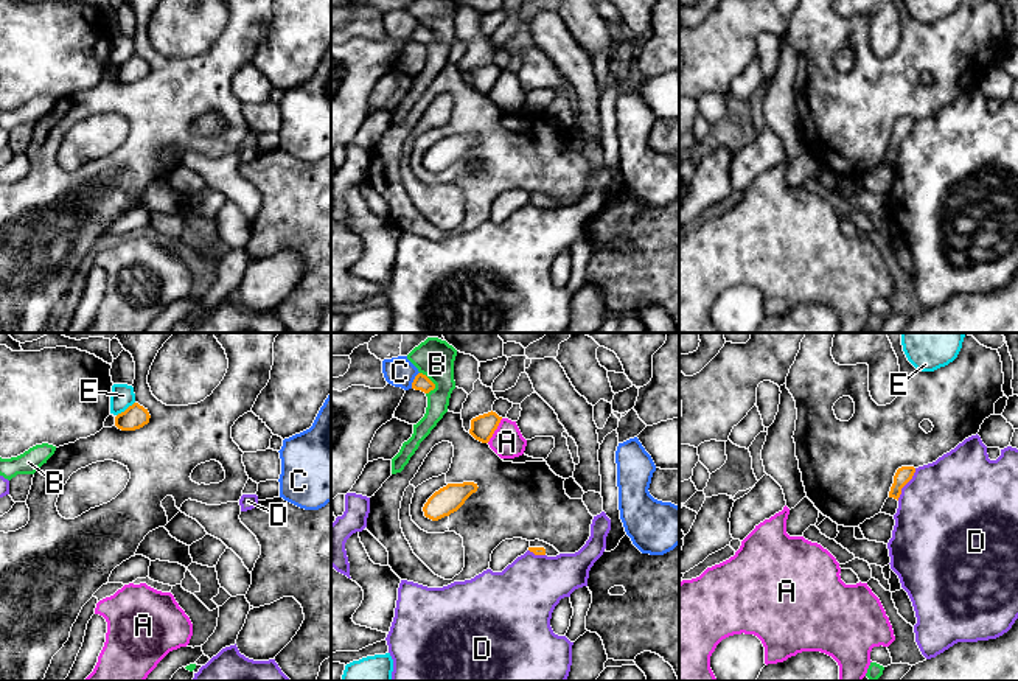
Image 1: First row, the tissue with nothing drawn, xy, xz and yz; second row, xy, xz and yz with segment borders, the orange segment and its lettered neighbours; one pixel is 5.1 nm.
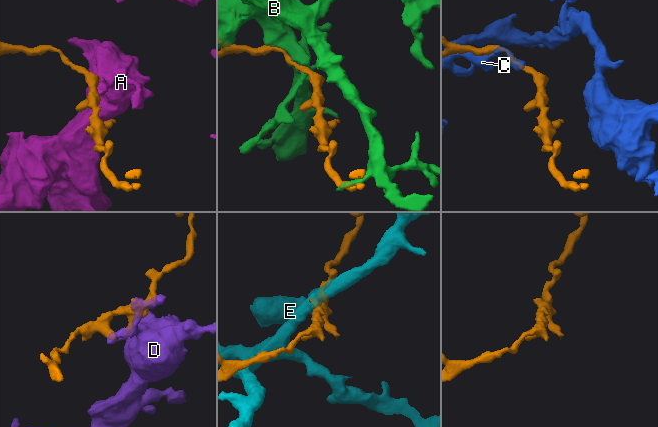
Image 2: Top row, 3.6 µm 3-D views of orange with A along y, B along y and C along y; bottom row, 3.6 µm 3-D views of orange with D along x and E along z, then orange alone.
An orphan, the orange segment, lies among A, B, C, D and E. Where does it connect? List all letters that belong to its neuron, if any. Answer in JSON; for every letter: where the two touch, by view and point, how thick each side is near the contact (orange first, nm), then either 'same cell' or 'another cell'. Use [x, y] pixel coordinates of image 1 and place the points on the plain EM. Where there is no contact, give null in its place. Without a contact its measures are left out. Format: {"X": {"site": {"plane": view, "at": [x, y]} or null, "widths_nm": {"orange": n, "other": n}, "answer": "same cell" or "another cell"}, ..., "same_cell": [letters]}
{"A": {"site": {"plane": "xz", "at": [495, 81]}, "widths_nm": {"orange": 130, "other": 170}, "answer": "another cell"}, "B": {"site": {"plane": "xz", "at": [432, 34]}, "widths_nm": {"orange": 80, "other": 170}, "answer": "another cell"}, "C": {"site": {"plane": "xz", "at": [414, 31]}, "widths_nm": {"orange": 80, "other": 160}, "answer": "another cell"}, "D": {"site": {"plane": "yz", "at": [906, 134]}, "widths_nm": {"orange": 90, "other": 480}, "answer": "another cell"}, "E": {"site": {"plane": "xy", "at": [126, 61]}, "widths_nm": {"orange": 120, "other": 120}, "answer": "another cell"}, "same_cell": []}

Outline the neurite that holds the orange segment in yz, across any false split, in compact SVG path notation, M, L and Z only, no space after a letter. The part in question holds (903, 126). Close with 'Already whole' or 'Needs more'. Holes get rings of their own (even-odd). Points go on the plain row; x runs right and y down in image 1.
M901 118L897 121L894 127L894 135L889 143L889 149L884 154L881 165L891 166L891 168L897 165L901 140L912 131L914 124L915 124L914 118Z. Needs more

